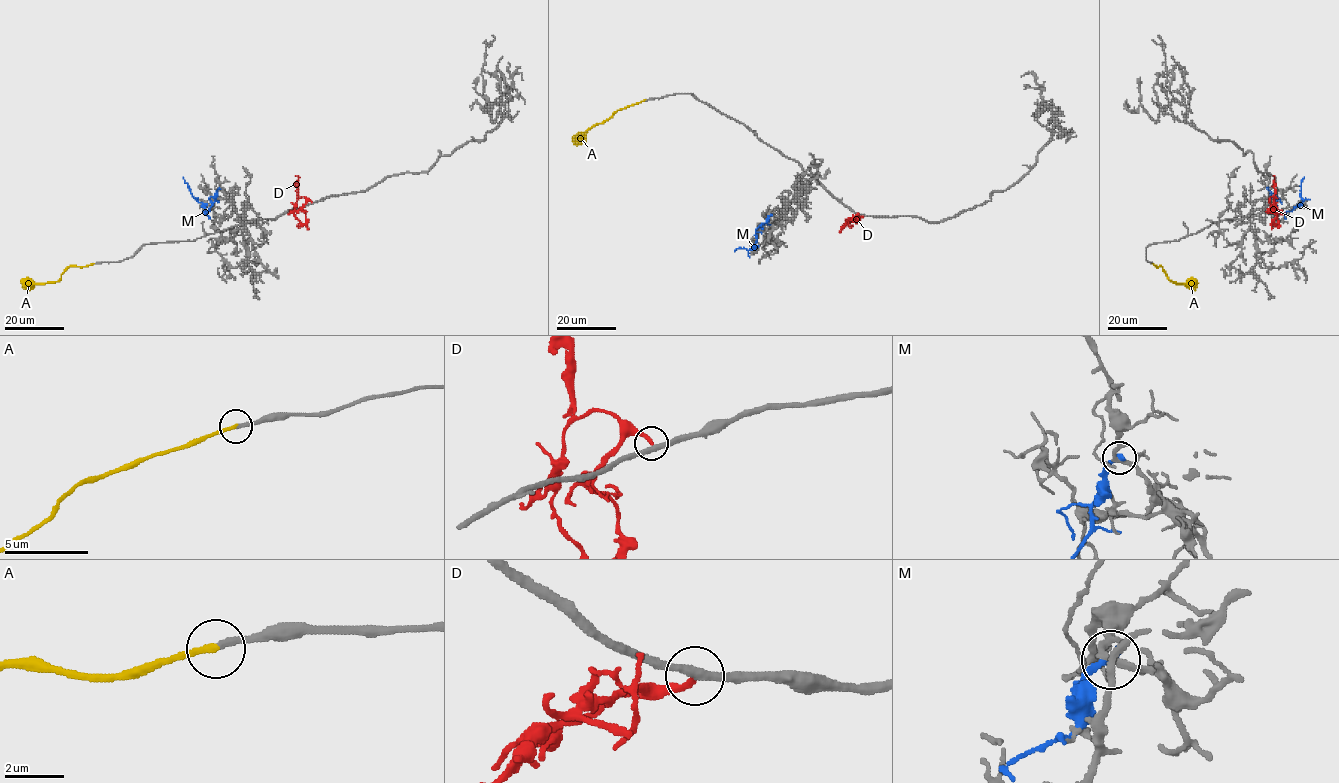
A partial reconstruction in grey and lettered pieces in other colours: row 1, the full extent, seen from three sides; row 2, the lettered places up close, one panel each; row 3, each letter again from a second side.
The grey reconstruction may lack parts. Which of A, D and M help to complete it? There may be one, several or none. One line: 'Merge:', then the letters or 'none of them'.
Merge: A

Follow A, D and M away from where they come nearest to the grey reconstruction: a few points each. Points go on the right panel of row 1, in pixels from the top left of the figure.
A: (1153, 264), (1160, 266), (1167, 278), (1177, 284), (1185, 283), (1190, 278), (1195, 282)
D: (1268, 202), (1271, 197), (1278, 221), (1274, 226)
M: (1268, 188), (1275, 197), (1275, 205), (1282, 214), (1301, 203), (1304, 177)

